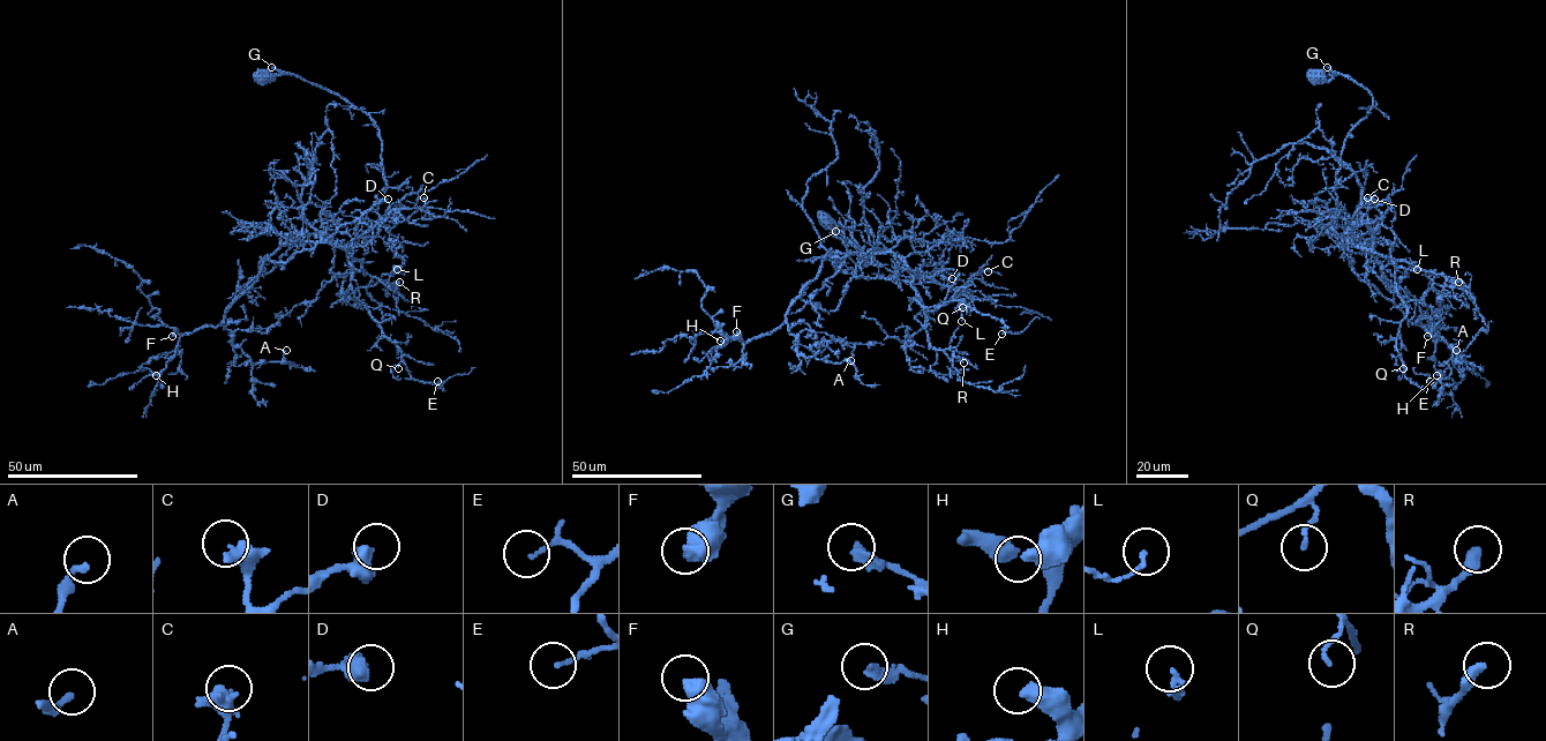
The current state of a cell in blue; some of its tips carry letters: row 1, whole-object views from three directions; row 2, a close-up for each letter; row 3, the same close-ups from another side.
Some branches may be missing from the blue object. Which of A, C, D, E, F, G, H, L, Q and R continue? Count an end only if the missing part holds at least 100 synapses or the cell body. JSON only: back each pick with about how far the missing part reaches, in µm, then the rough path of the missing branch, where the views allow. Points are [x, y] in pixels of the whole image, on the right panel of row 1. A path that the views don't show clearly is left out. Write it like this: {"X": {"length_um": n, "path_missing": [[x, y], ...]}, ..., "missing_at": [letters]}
{"missing_at": []}

